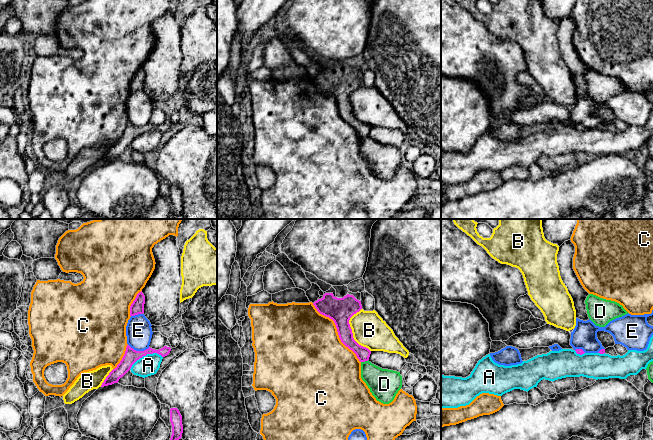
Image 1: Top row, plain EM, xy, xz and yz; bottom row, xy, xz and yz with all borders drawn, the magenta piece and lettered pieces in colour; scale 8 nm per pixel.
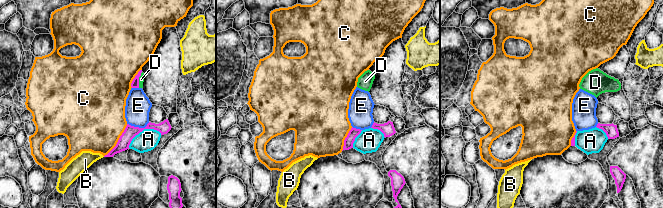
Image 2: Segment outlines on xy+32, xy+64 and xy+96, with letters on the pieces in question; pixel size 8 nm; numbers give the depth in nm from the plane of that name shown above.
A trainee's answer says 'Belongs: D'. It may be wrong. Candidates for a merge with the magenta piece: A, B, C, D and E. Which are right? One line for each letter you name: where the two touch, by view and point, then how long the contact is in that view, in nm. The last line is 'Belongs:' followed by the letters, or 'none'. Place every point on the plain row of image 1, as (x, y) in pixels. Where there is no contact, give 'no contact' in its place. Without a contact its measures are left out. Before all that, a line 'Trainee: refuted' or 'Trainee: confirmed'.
Trainee: refuted
Belongs: none

